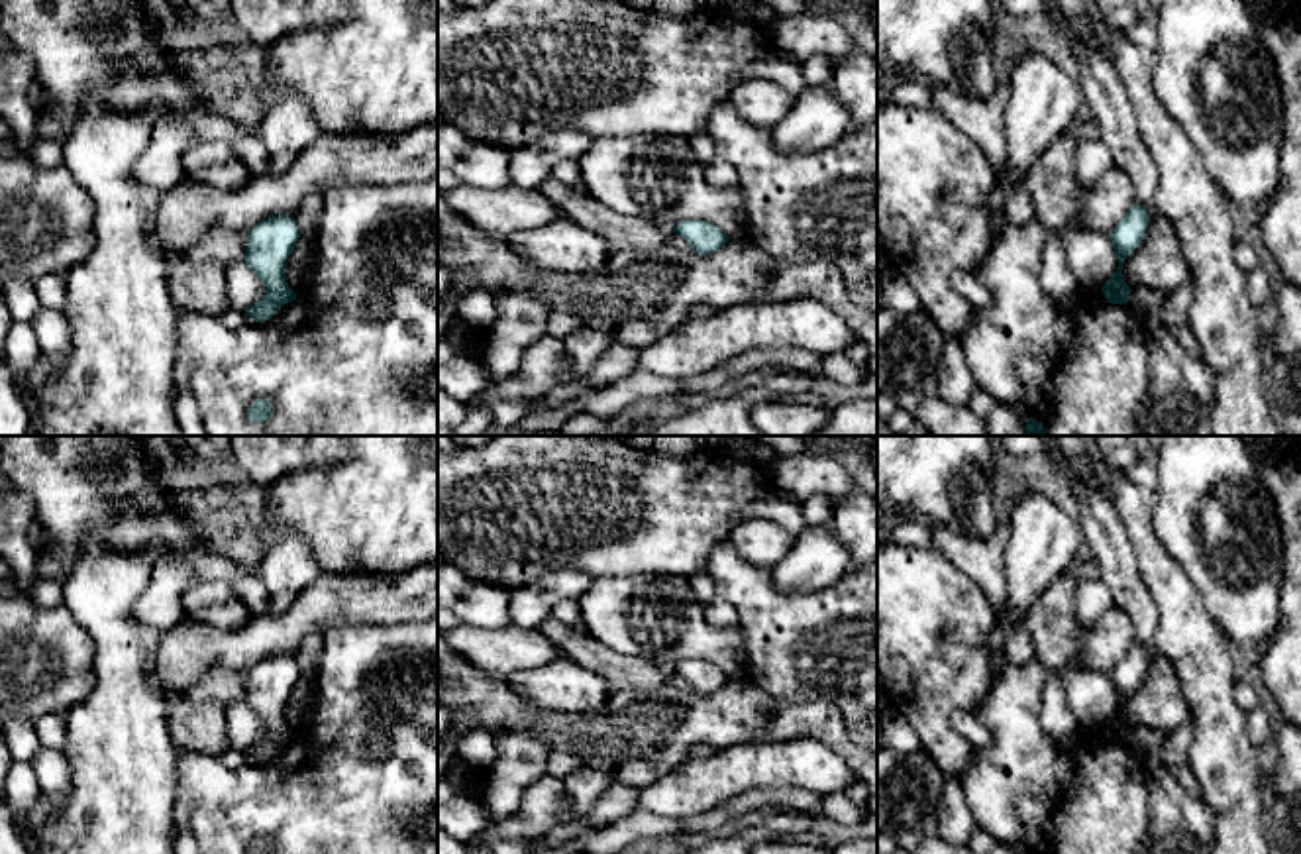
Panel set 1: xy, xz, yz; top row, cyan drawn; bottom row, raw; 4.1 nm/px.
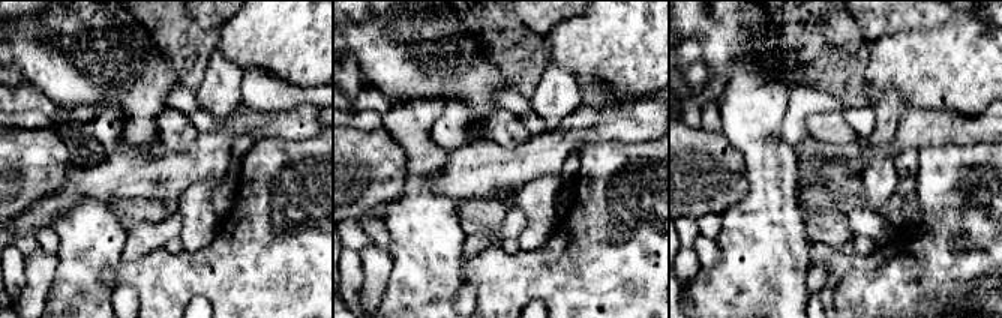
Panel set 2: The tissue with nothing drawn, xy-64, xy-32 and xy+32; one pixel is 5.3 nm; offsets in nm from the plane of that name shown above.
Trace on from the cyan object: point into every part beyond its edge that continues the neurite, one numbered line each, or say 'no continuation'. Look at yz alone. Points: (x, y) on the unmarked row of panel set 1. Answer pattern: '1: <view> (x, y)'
1: yz (1107, 540)

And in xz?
no continuation

